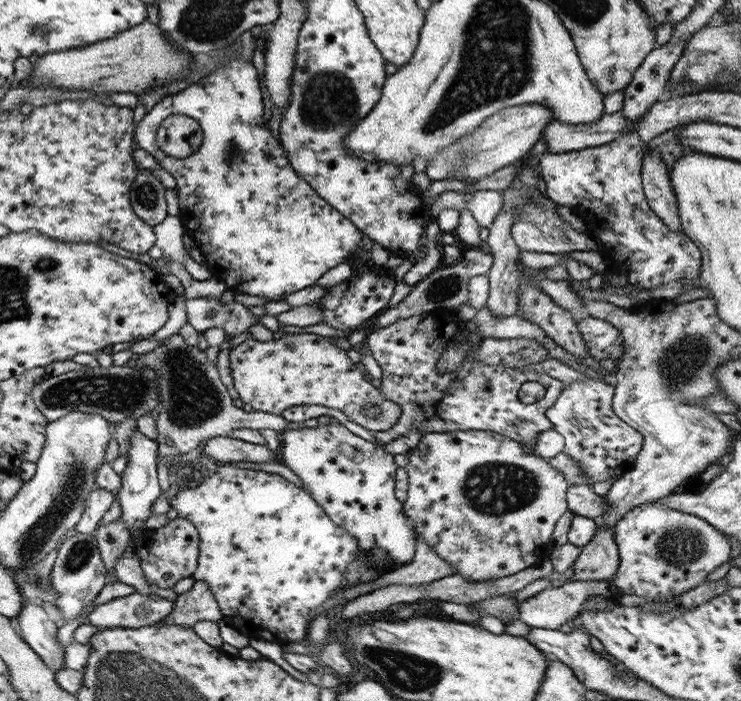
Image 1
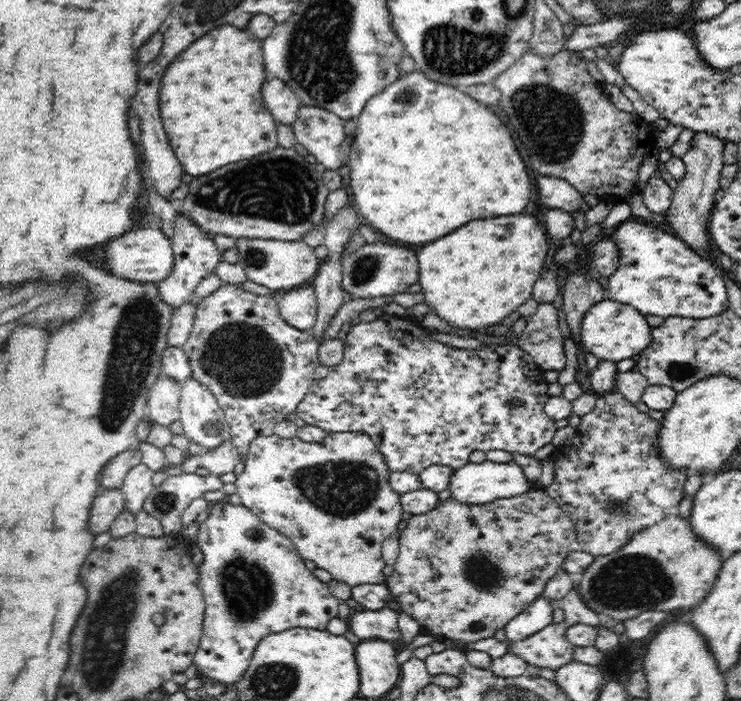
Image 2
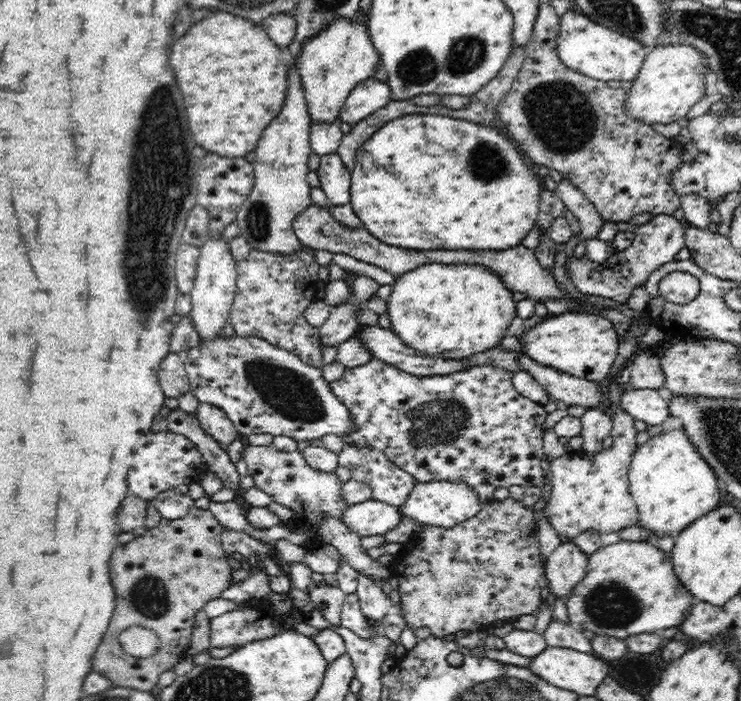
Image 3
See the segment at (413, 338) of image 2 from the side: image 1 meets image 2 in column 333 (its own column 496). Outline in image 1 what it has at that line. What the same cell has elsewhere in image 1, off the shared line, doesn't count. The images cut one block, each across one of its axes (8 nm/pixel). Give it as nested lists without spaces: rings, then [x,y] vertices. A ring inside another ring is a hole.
[[[447,308],[436,309],[433,312],[421,312],[418,316],[397,320],[394,324],[389,324],[383,328],[377,327],[363,341],[363,344],[370,351],[371,356],[377,362],[382,372],[380,377],[381,384],[379,386],[381,396],[387,398],[387,400],[391,400],[391,402],[395,402],[395,404],[399,404],[401,408],[399,420],[395,421],[393,427],[385,430],[369,430],[349,420],[340,410],[327,408],[326,406],[294,406],[287,408],[279,415],[287,419],[288,422],[302,422],[308,418],[319,420],[333,419],[336,424],[344,426],[349,432],[353,432],[355,436],[359,436],[359,438],[378,445],[385,445],[389,441],[405,435],[411,429],[416,429],[418,432],[421,431],[421,434],[439,431],[482,430],[509,437],[511,440],[518,442],[518,444],[523,443],[523,445],[527,445],[533,451],[537,435],[541,431],[552,428],[551,422],[545,416],[545,411],[555,403],[555,399],[557,399],[565,384],[560,380],[547,376],[545,372],[535,372],[533,370],[521,372],[521,370],[515,370],[515,368],[511,369],[503,366],[487,366],[487,364],[481,364],[475,358],[475,349],[479,347],[479,343],[468,349],[467,356],[463,358],[463,362],[459,364],[459,368],[451,370],[451,372],[437,372],[435,370],[435,363],[437,363],[439,355],[447,347],[453,345],[453,343],[459,343],[461,339],[467,337],[467,331],[464,331],[459,326],[461,325],[461,321],[454,315]],[[523,382],[537,382],[537,384],[541,384],[545,388],[544,397],[531,404],[521,403],[517,399],[517,390],[519,390],[519,386]]]

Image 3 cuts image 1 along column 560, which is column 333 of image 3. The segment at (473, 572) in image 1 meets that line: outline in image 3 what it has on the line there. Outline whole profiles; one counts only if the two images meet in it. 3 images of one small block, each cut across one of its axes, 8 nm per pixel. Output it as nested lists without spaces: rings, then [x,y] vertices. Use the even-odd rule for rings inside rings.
[[[248,445],[243,448],[241,459],[246,463],[248,472],[254,478],[256,488],[264,490],[272,496],[274,502],[295,512],[294,527],[312,530],[317,534],[318,520],[327,514],[340,519],[340,514],[346,510],[346,503],[340,497],[341,483],[335,473],[316,470],[304,460],[299,451],[282,452],[274,445]]]

